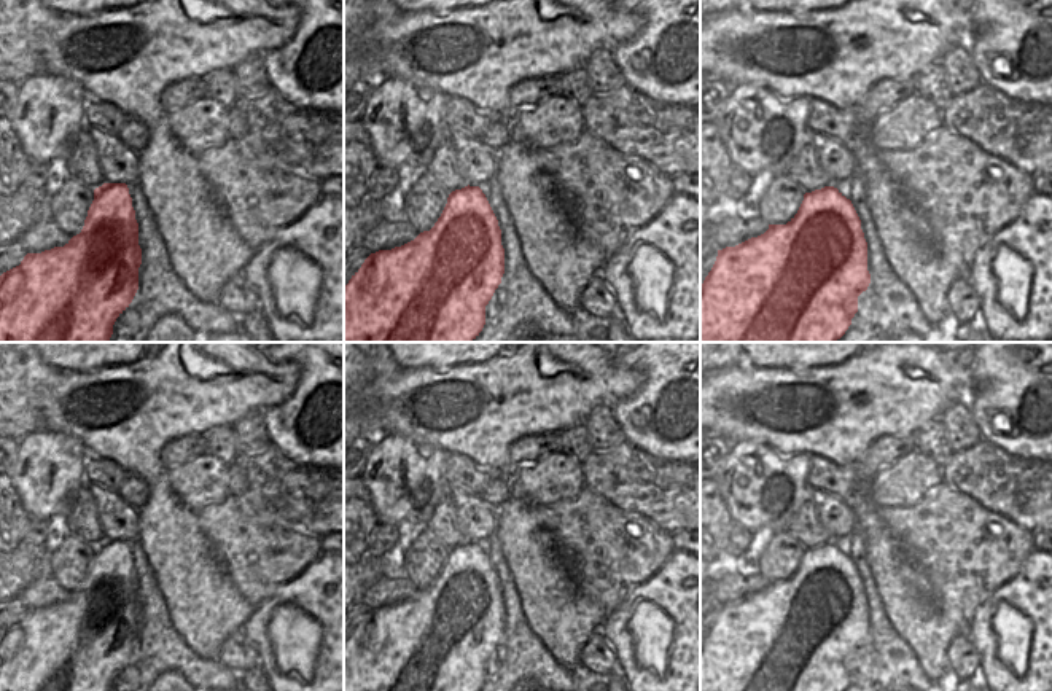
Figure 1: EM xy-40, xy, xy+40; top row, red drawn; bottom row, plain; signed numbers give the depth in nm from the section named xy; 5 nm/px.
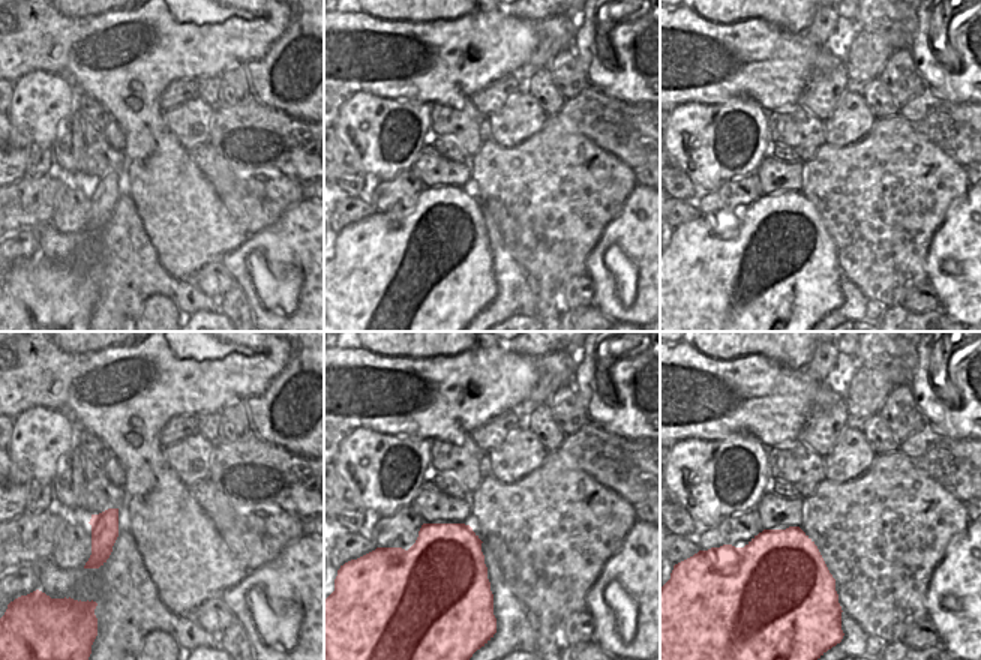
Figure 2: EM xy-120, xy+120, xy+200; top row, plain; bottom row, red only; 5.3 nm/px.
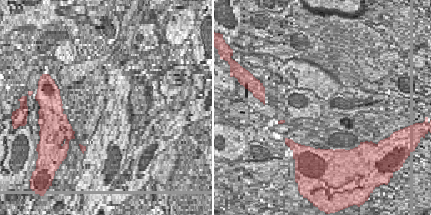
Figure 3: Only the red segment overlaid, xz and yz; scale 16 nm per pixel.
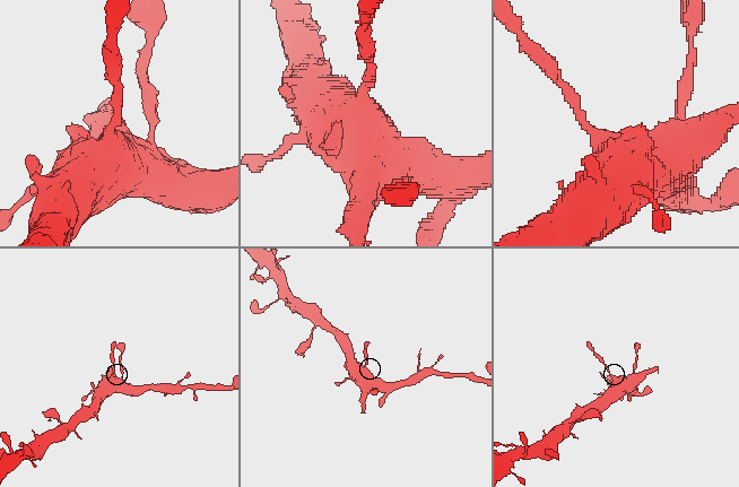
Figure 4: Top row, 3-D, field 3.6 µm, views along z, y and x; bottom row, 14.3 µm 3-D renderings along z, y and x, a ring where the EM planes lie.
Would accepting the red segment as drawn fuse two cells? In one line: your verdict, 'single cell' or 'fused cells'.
single cell

